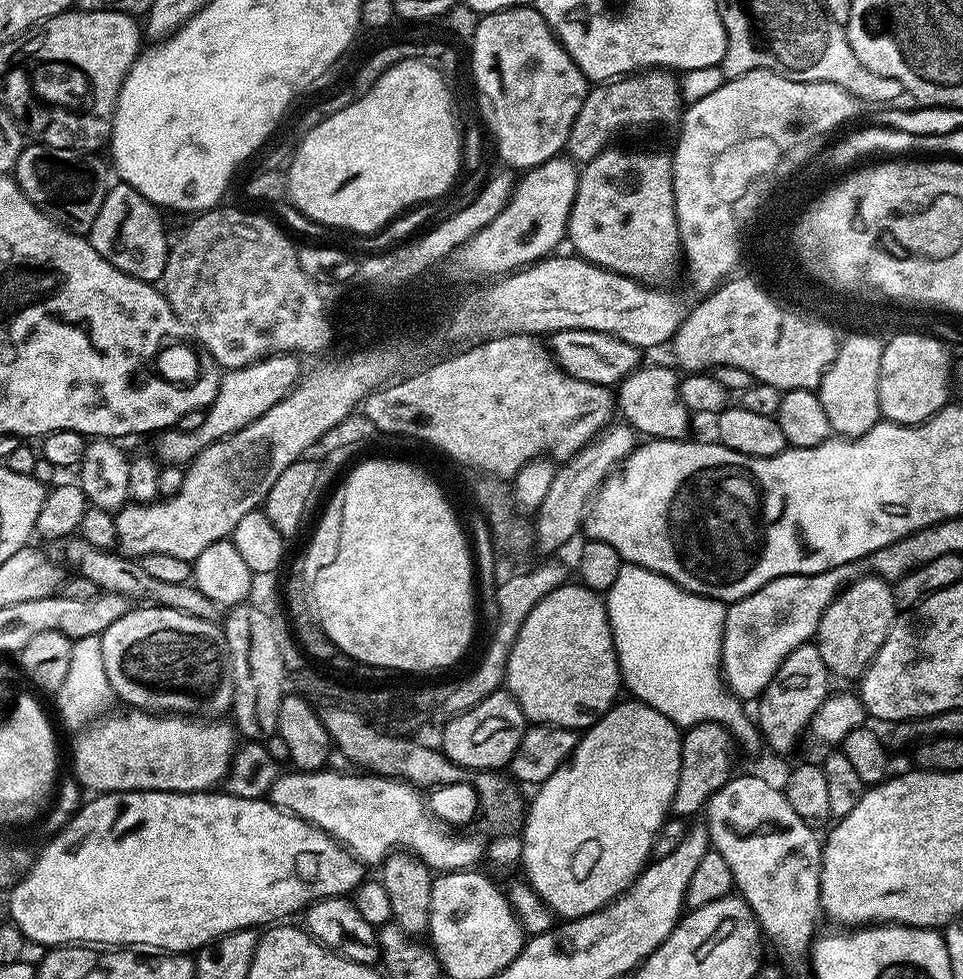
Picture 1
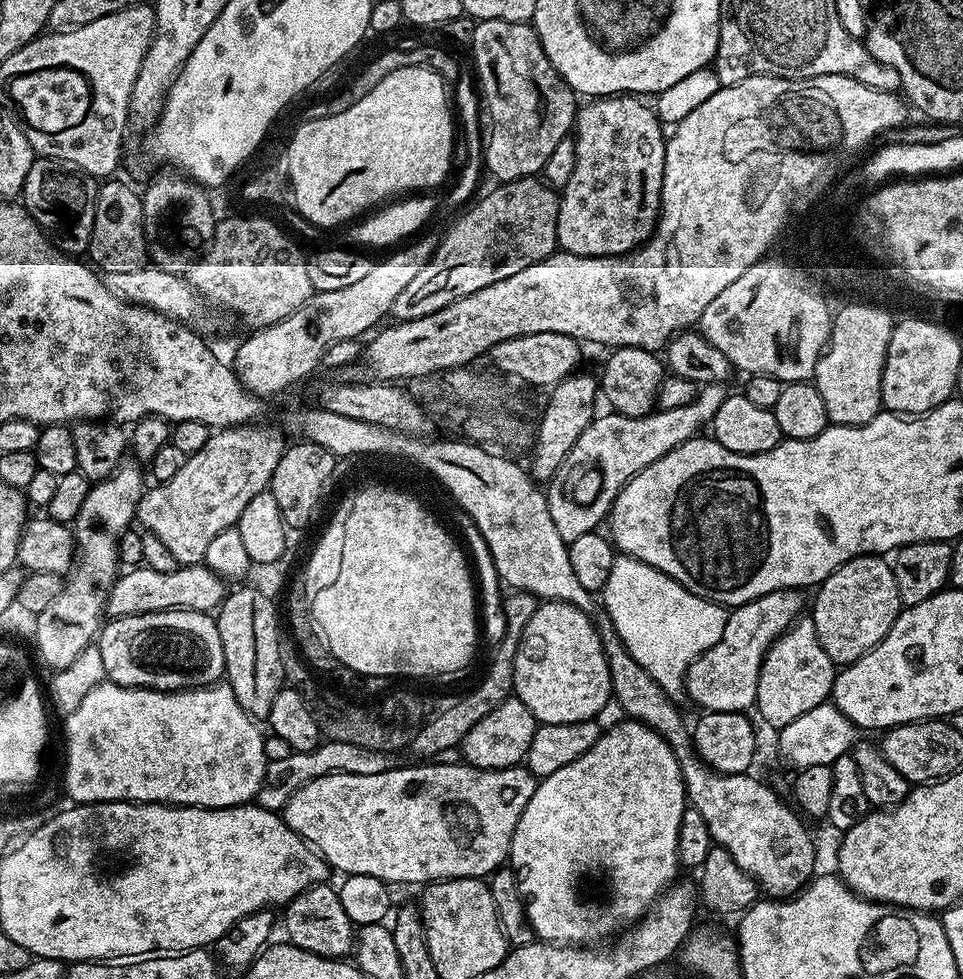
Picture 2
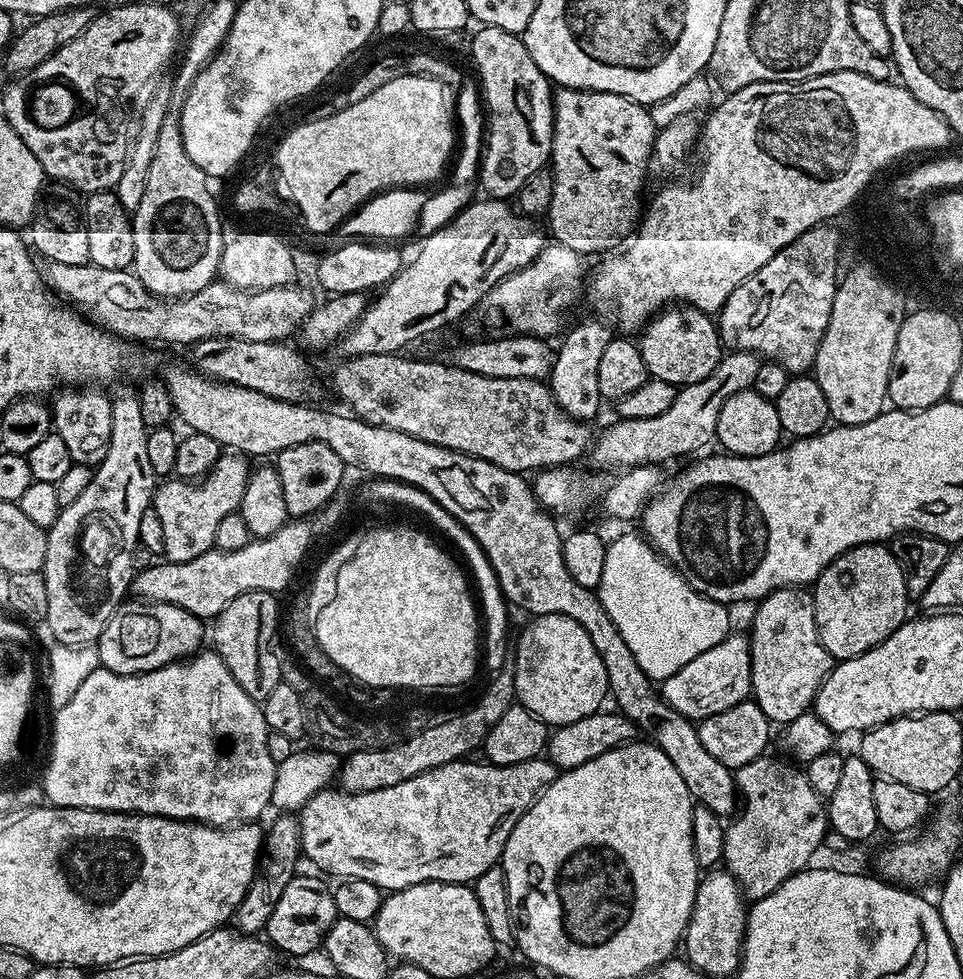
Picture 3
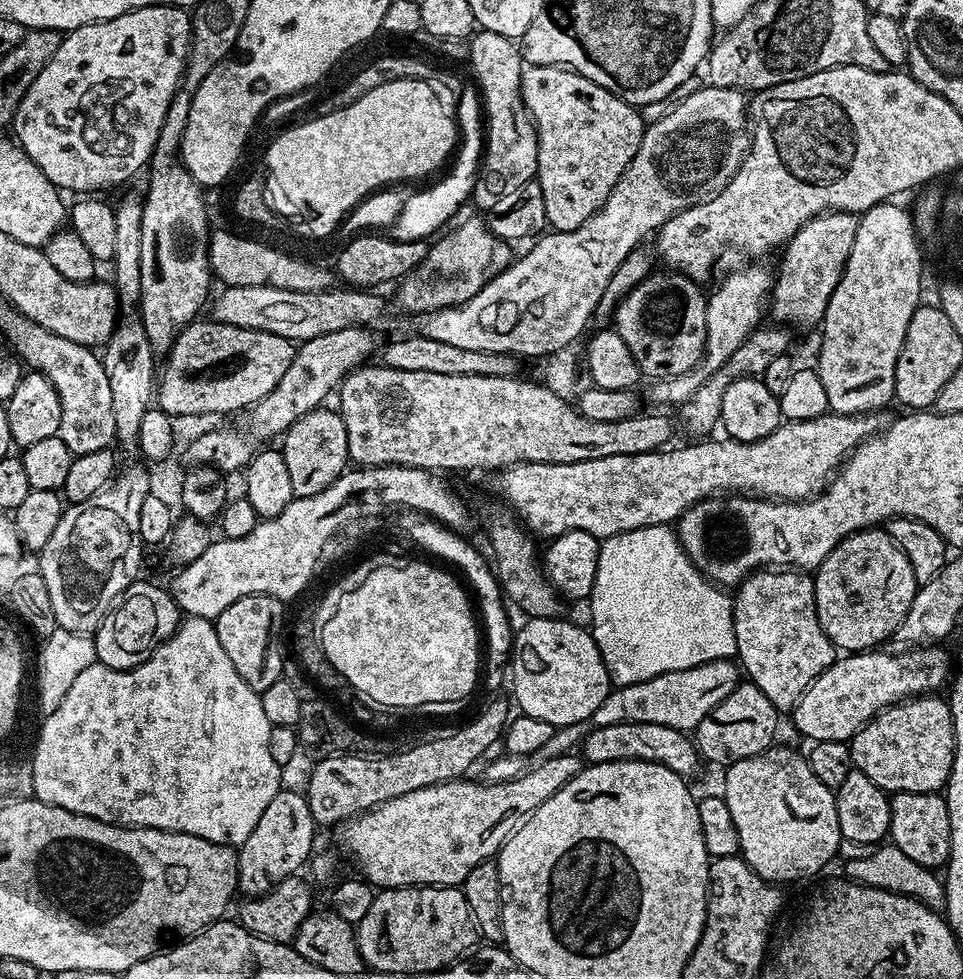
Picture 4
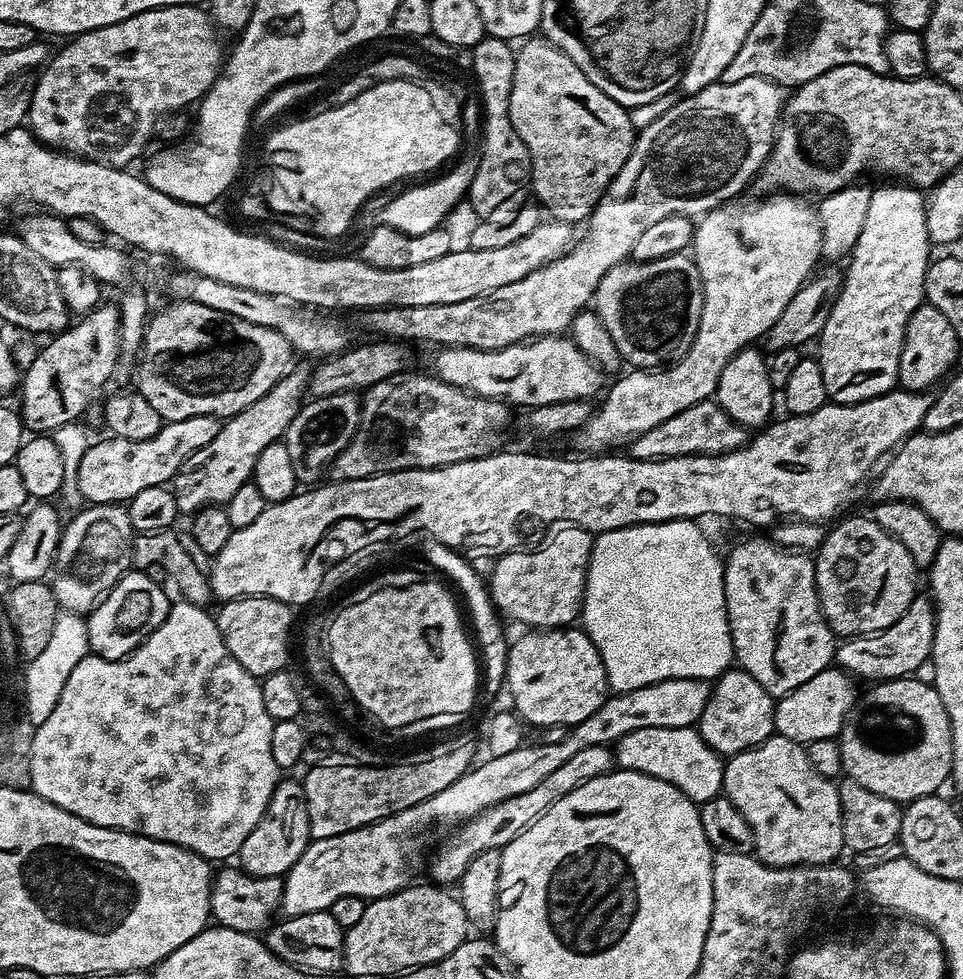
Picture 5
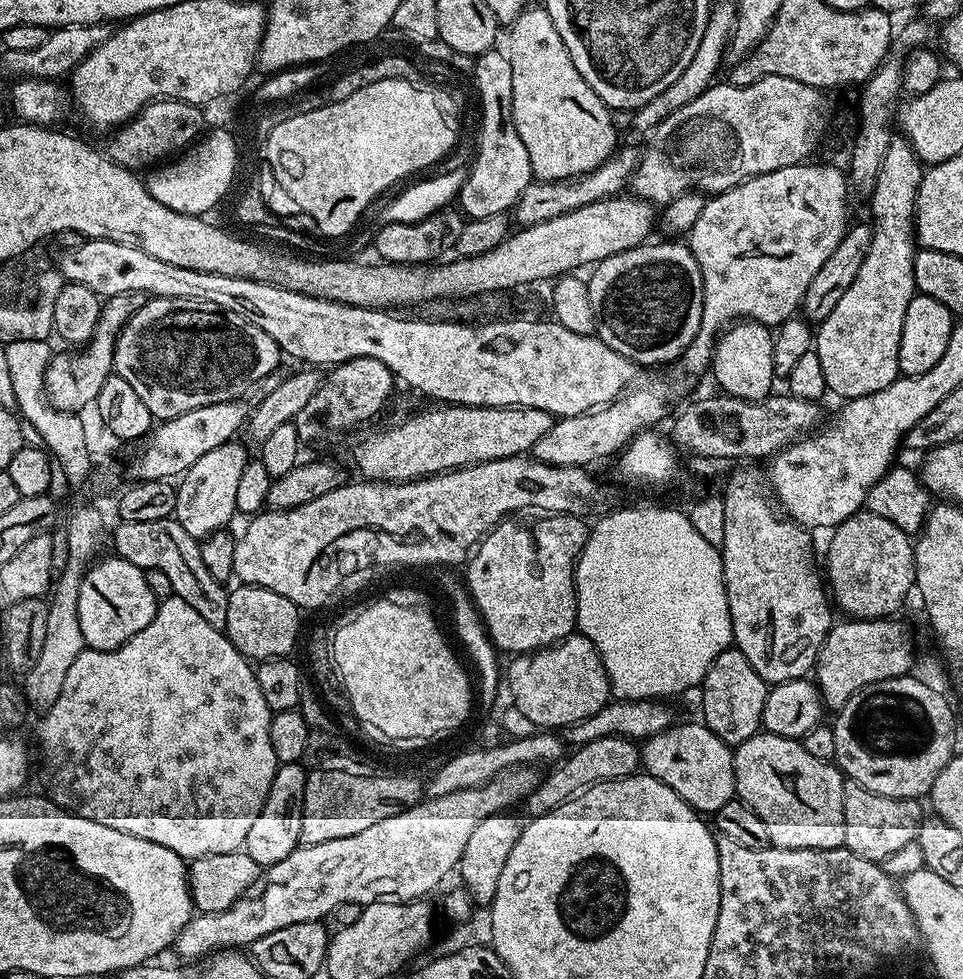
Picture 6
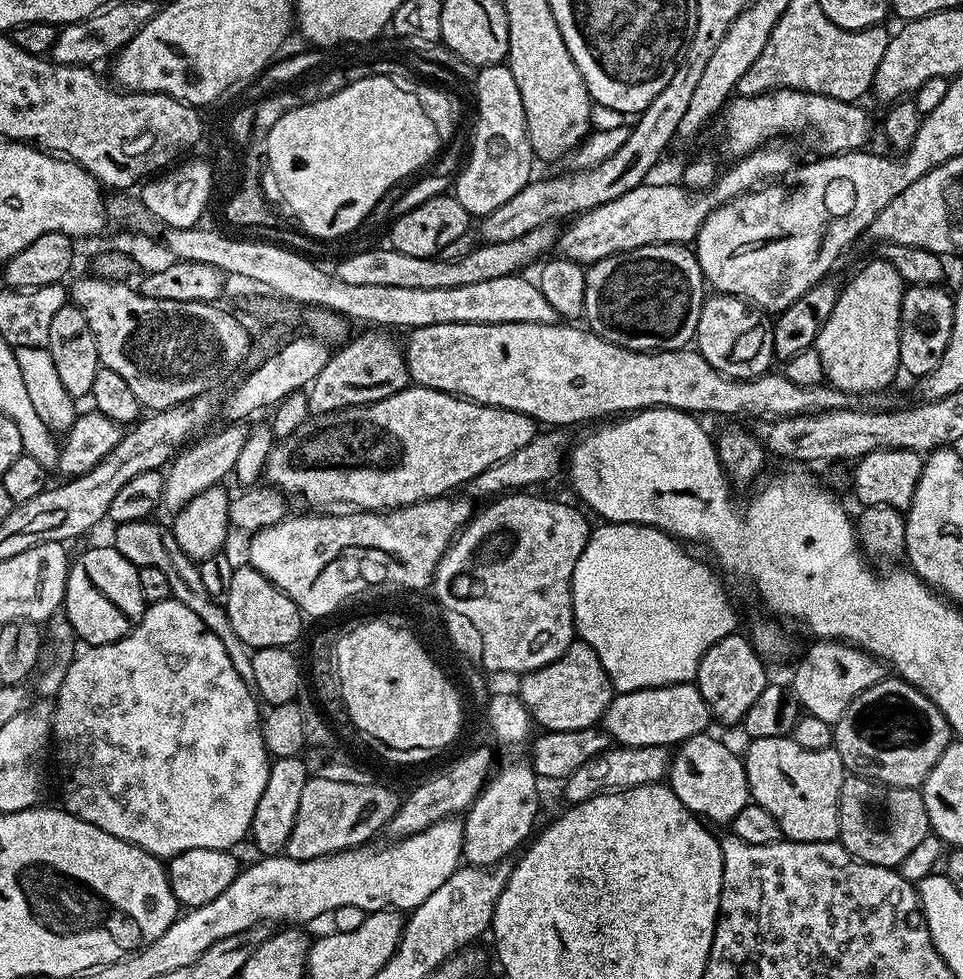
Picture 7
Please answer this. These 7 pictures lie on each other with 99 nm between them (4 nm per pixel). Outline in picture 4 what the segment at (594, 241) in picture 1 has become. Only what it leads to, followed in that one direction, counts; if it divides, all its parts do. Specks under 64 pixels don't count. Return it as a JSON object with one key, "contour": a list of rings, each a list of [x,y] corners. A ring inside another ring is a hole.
{"contour":[[[558,64],[525,67],[520,79],[520,93],[524,99],[524,109],[532,117],[532,124],[536,128],[538,162],[534,179],[542,186],[548,228],[557,232],[578,230],[578,226],[586,223],[608,201],[626,166],[634,154],[638,154],[645,122],[641,113],[620,96],[579,76],[571,68],[561,68]]]}

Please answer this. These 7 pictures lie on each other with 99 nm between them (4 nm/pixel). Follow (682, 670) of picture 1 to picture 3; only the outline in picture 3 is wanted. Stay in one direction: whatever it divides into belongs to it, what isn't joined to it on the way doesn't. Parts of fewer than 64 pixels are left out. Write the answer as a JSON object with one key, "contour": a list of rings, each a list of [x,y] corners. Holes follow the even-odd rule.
{"contour":[[[628,532],[616,541],[611,541],[606,550],[606,566],[602,566],[602,582],[598,595],[606,614],[618,626],[618,634],[630,646],[630,654],[642,666],[642,670],[653,682],[663,682],[667,676],[673,676],[686,662],[698,658],[698,654],[710,650],[710,646],[718,646],[730,634],[728,628],[729,609],[702,595],[682,574],[676,571],[643,535]]]}

